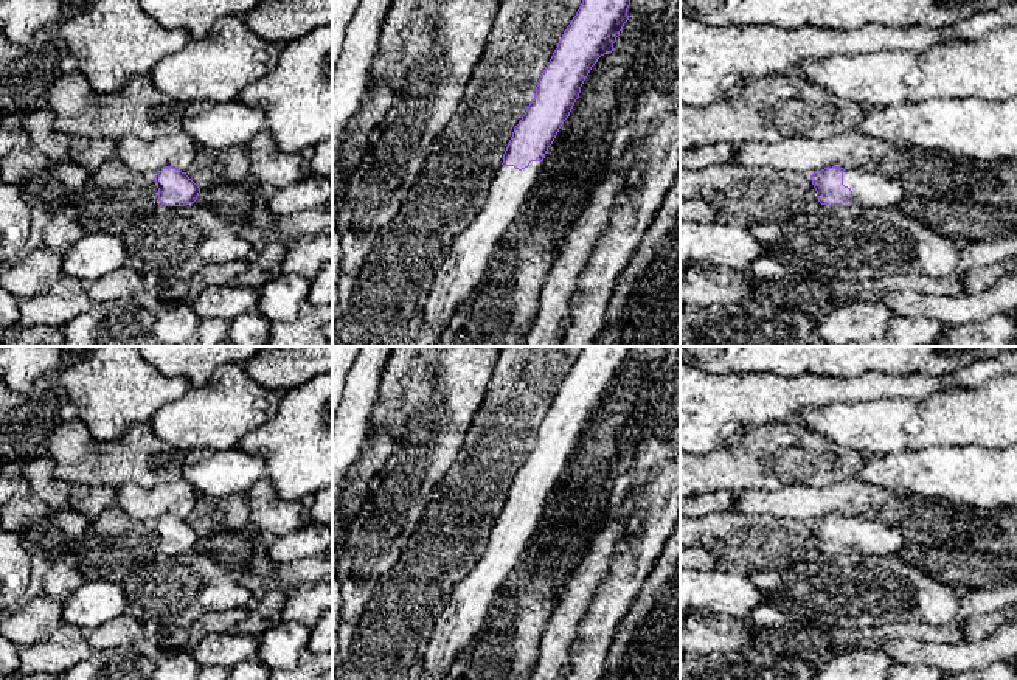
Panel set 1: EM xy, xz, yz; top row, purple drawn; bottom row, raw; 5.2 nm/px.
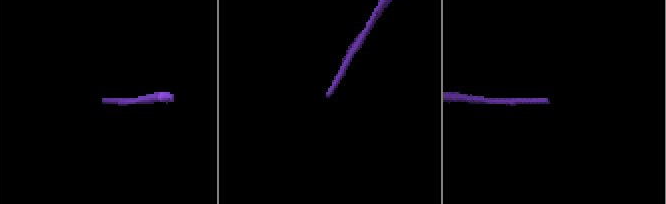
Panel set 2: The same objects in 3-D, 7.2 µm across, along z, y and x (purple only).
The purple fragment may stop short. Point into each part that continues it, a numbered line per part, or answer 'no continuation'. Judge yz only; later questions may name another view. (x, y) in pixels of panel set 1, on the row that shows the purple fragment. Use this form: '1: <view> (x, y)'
1: yz (870, 188)

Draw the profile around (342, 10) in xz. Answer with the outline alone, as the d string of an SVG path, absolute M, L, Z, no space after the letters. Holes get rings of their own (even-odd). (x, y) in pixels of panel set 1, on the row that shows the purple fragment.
M332 0L332 71L338 61L346 28L360 0Z

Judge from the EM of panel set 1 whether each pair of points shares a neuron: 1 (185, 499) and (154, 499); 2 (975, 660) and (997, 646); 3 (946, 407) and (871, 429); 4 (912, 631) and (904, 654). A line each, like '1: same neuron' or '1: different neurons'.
1: same neuron
2: same neuron
3: same neuron
4: different neurons

